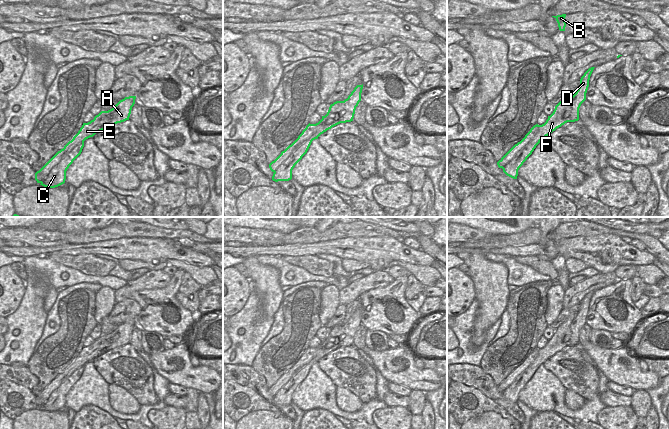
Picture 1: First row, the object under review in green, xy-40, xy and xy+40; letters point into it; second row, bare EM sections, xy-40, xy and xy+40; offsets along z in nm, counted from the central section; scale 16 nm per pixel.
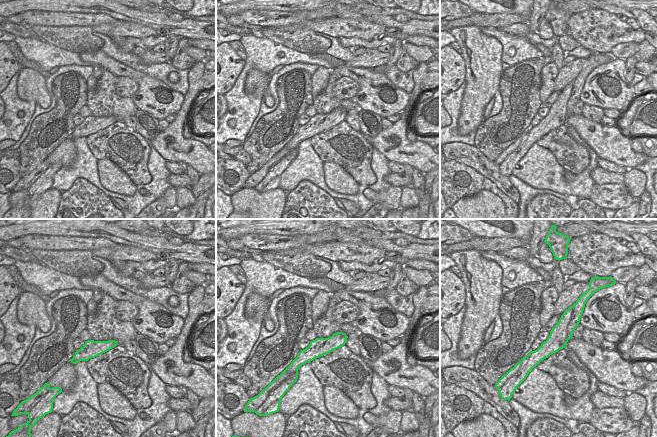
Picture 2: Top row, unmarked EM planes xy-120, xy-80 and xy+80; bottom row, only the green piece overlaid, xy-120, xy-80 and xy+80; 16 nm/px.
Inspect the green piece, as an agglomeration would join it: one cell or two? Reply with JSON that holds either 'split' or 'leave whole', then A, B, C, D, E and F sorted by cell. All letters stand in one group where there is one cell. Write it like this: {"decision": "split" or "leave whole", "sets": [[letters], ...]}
{"decision": "split", "sets": [["A", "D", "E"], ["B", "C", "F"]]}

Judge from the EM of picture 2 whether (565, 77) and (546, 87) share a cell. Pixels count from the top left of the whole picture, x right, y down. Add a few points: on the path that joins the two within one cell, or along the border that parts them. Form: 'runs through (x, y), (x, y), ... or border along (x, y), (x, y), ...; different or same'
border along (558, 70), (553, 91); different

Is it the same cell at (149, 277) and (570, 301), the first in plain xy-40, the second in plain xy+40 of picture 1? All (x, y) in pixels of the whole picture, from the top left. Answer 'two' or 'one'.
one

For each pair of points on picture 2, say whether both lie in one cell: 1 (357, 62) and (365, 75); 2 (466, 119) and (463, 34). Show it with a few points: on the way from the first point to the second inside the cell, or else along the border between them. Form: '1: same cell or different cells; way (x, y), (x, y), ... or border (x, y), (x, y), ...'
1: different cells; border (342, 65), (370, 68)
2: same cell; way (475, 98), (475, 55)

